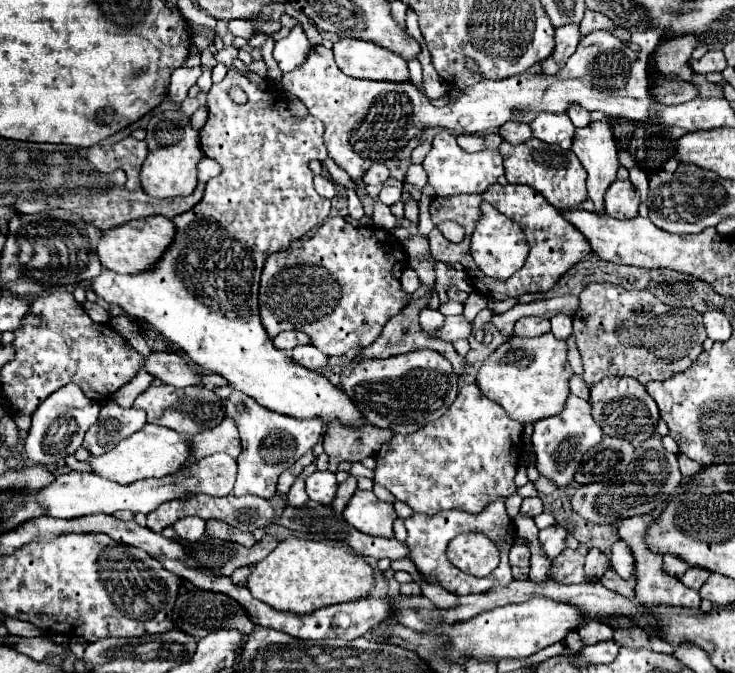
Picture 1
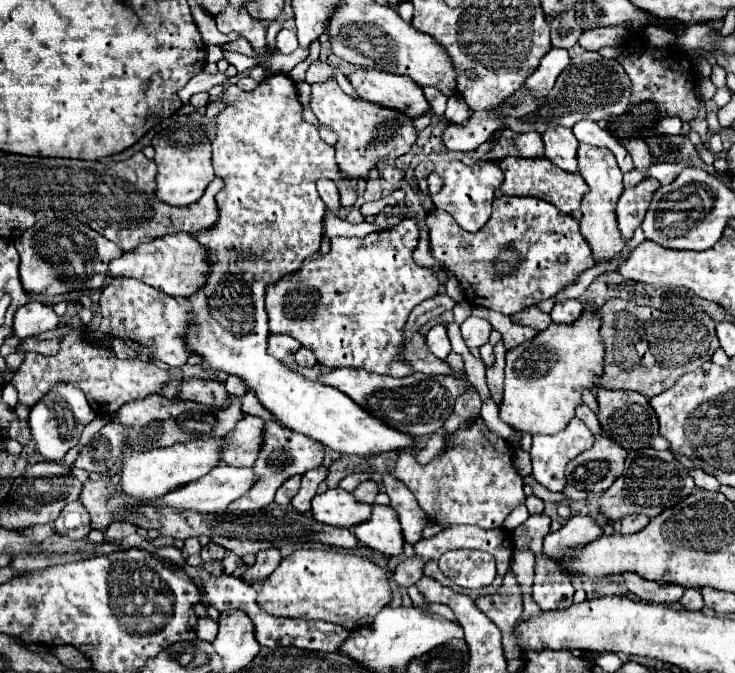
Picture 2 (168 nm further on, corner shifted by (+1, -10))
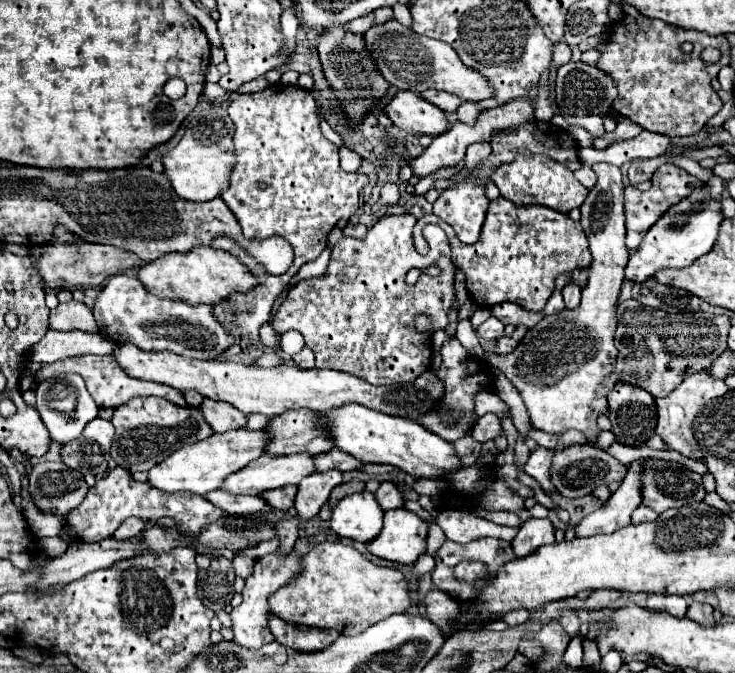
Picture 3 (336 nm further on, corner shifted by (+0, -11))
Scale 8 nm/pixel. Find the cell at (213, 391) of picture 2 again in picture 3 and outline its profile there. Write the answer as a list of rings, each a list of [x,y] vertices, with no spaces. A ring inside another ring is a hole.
[[[204,399],[200,405],[200,411],[216,433],[224,433],[230,429],[242,429],[246,425],[246,415],[242,415],[242,411],[238,411],[234,405],[224,403],[224,401]]]

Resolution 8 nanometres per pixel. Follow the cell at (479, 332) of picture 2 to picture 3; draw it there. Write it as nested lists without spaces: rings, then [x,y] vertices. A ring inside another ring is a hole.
[[[488,317],[488,319],[476,329],[476,333],[478,333],[478,337],[482,337],[482,339],[500,339],[502,333],[504,333],[504,325],[502,325],[498,319]]]

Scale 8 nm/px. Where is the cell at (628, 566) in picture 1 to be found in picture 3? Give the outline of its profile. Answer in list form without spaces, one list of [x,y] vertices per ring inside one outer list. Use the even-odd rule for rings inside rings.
[[[650,593],[646,599],[648,607],[654,607],[658,611],[668,611],[670,615],[678,615],[684,617],[686,615],[686,607],[688,601],[684,597],[678,595],[658,595],[658,593]]]

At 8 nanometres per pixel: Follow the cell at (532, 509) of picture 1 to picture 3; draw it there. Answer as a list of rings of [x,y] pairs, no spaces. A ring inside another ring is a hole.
[[[528,519],[520,525],[518,535],[512,541],[516,557],[528,557],[538,547],[554,543],[554,525],[550,519]]]

